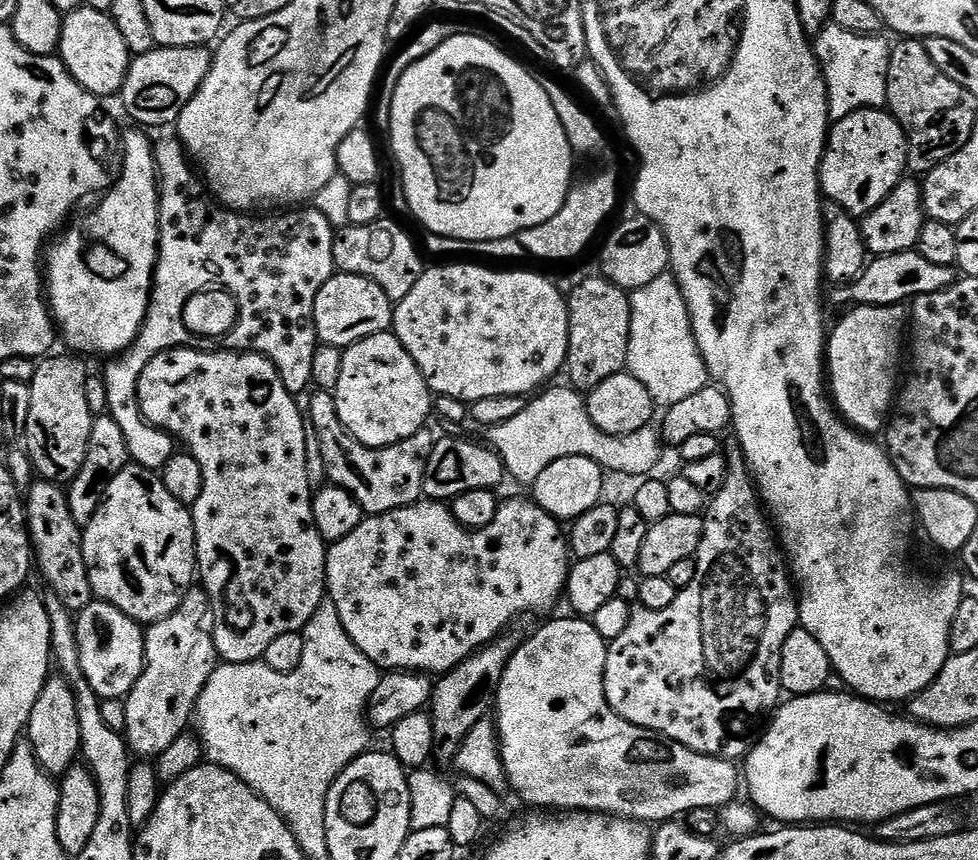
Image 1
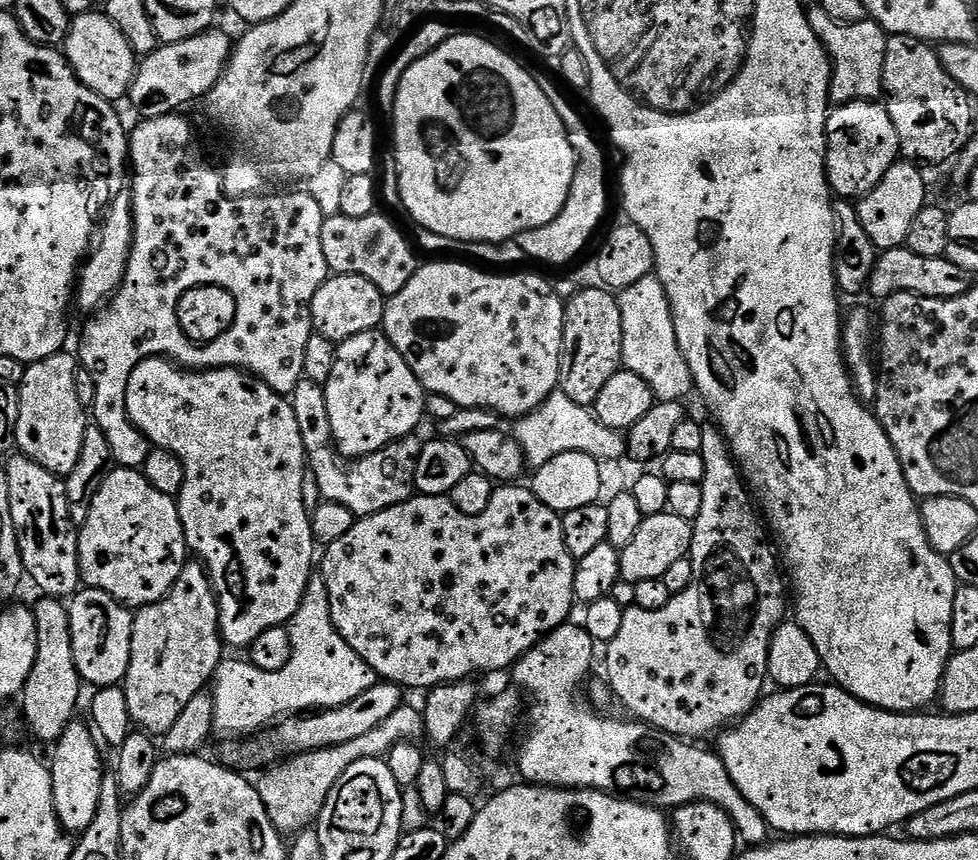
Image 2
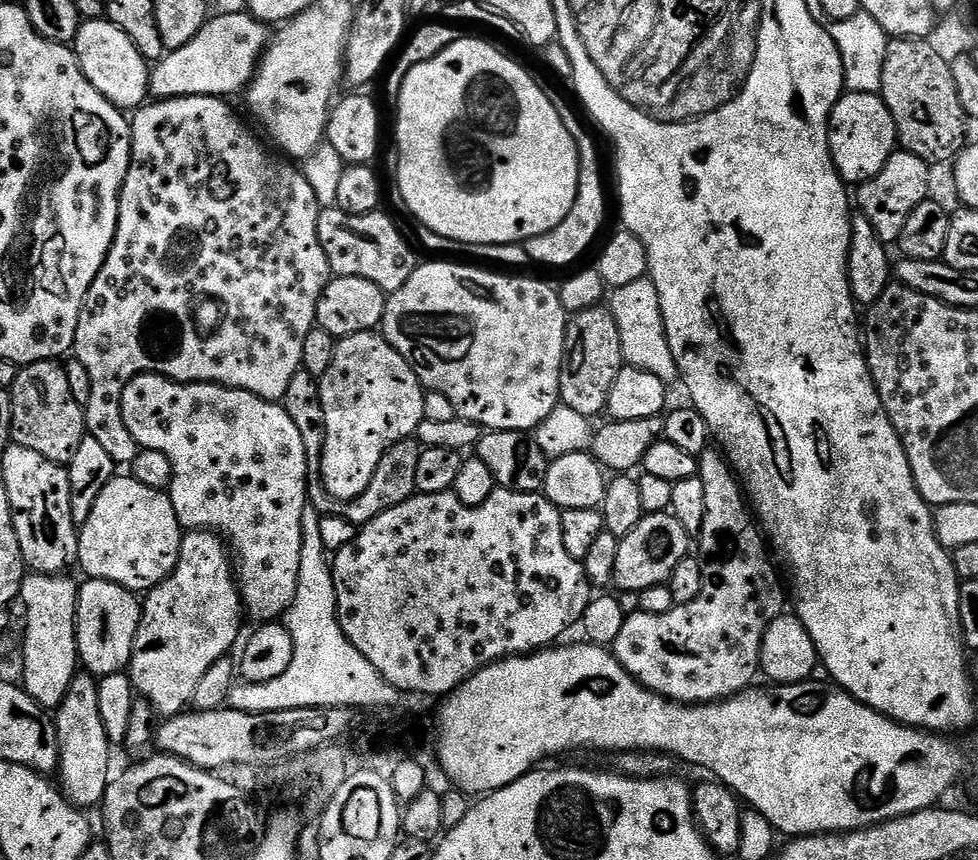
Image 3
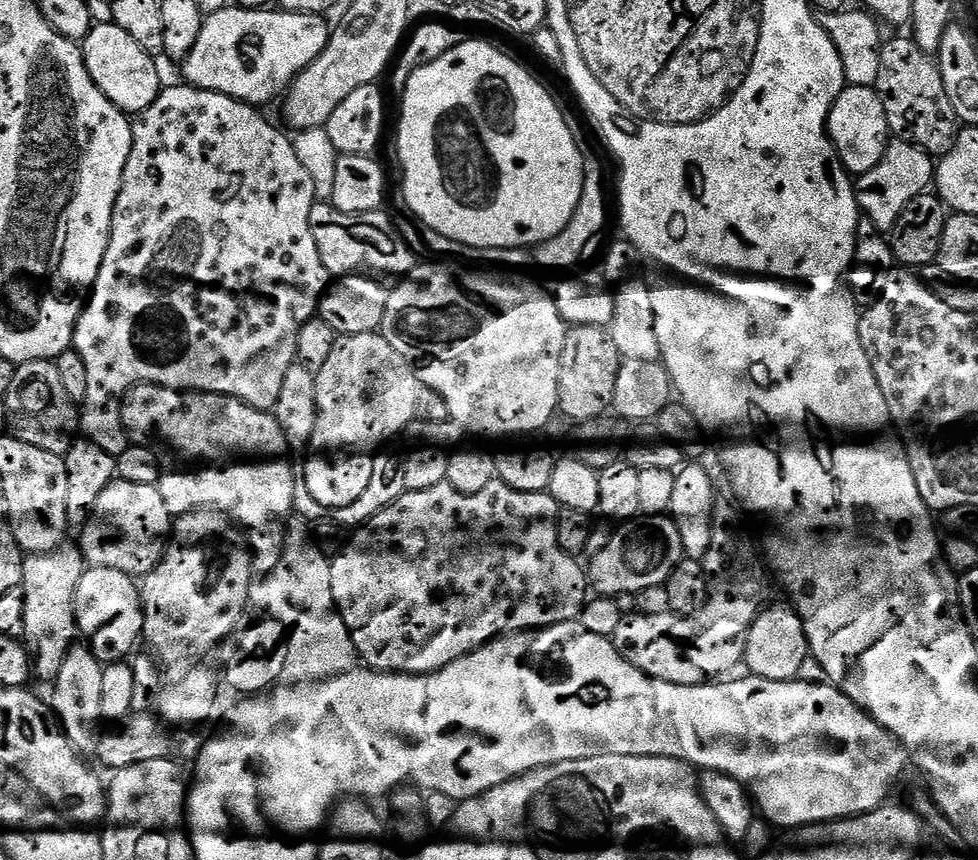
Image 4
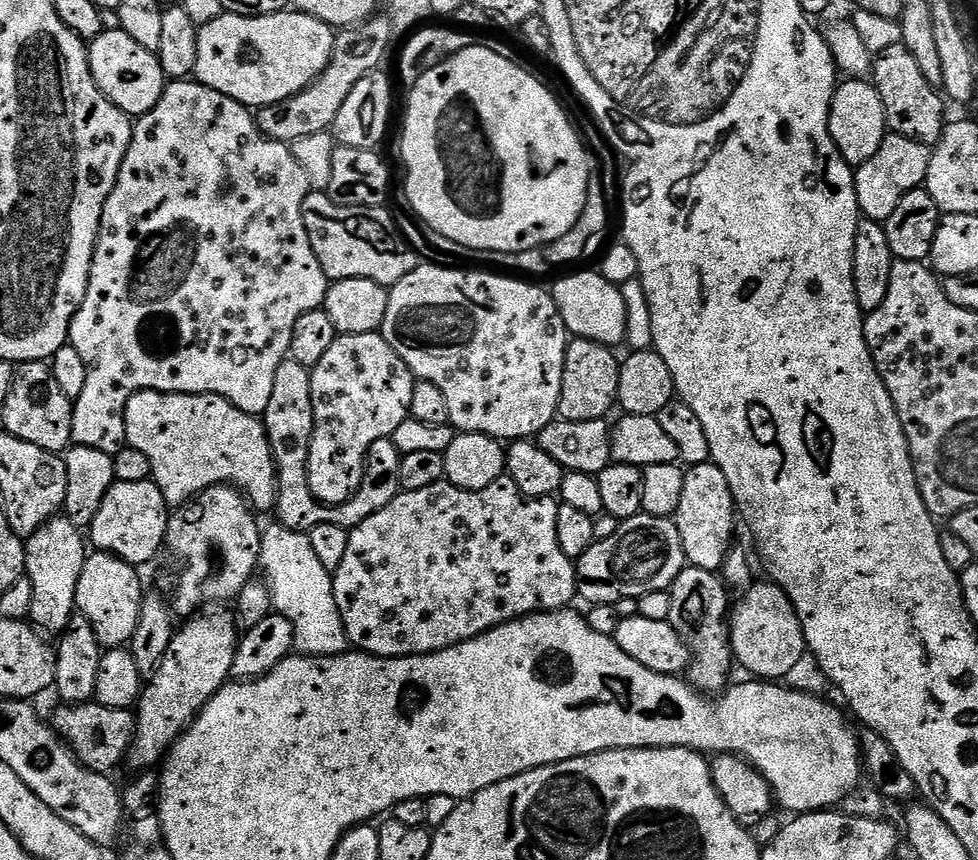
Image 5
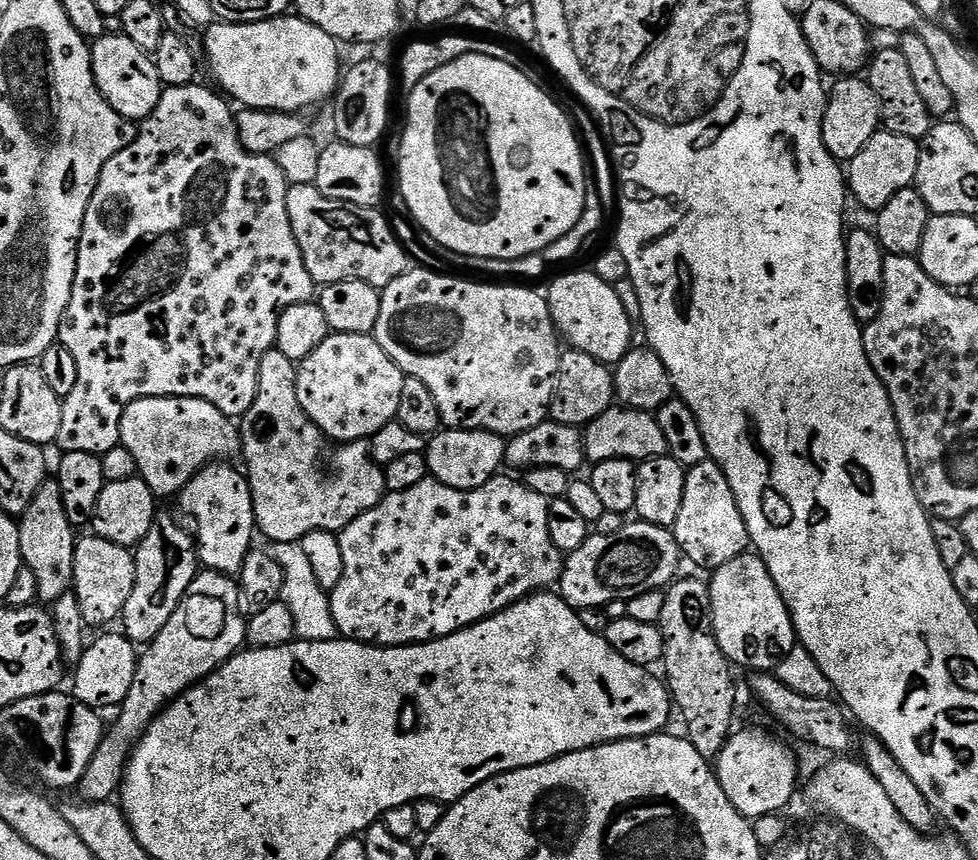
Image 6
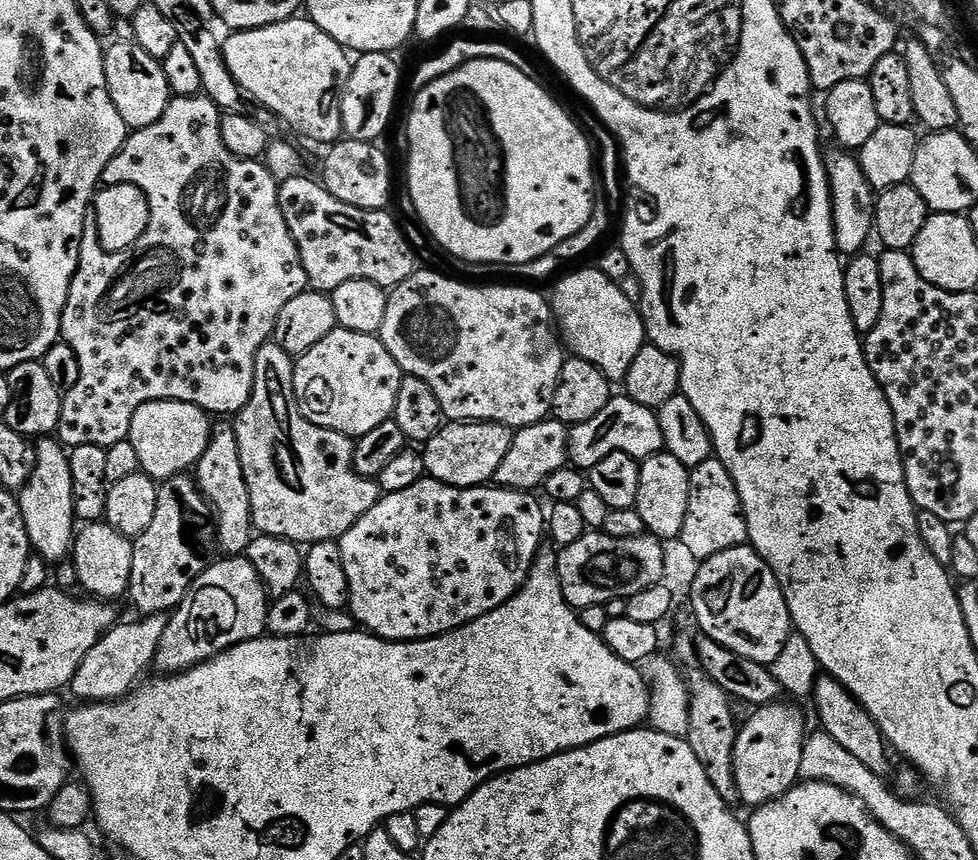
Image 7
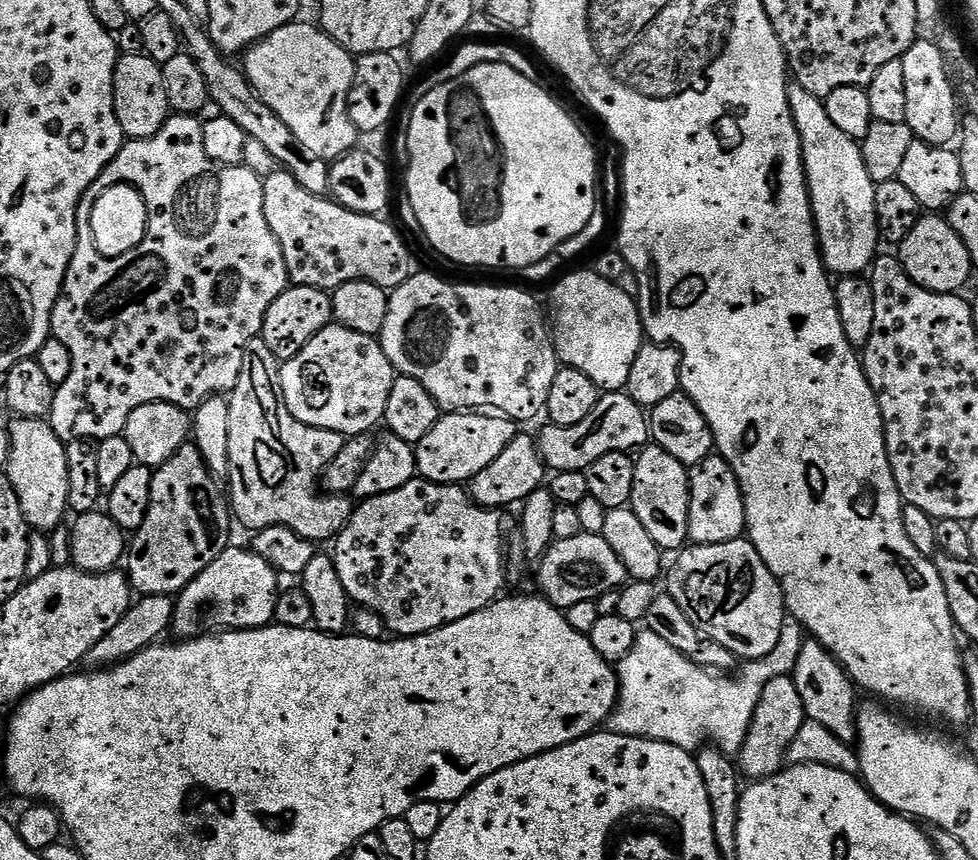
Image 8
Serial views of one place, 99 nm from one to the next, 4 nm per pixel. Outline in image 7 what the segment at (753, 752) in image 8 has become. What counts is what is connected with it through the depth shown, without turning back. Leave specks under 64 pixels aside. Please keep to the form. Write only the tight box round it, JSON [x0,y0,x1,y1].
[734,702,806,810]

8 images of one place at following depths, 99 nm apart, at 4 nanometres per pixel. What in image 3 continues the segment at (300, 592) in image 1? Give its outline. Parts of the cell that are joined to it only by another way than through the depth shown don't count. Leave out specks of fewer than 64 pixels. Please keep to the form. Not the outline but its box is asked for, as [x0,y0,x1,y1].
[120,372,309,622]

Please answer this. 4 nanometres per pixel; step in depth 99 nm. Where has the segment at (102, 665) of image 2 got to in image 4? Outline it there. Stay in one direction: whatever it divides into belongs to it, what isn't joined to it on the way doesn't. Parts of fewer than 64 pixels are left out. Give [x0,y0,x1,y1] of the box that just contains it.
[76,567,144,665]

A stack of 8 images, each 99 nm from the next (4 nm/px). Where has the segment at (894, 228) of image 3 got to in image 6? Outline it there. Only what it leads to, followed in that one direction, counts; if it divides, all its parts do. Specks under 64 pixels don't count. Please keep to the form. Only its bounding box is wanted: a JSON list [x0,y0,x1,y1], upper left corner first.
[846,130,921,214]

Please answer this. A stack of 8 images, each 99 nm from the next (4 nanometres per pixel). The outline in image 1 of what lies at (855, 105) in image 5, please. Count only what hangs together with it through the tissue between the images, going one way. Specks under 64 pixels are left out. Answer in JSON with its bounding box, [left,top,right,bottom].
[820,108,908,218]

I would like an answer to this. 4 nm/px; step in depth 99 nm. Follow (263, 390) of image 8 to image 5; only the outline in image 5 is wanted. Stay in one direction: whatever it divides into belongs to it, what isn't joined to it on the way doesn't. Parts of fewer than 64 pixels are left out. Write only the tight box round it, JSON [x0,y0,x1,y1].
[263,358,402,530]

